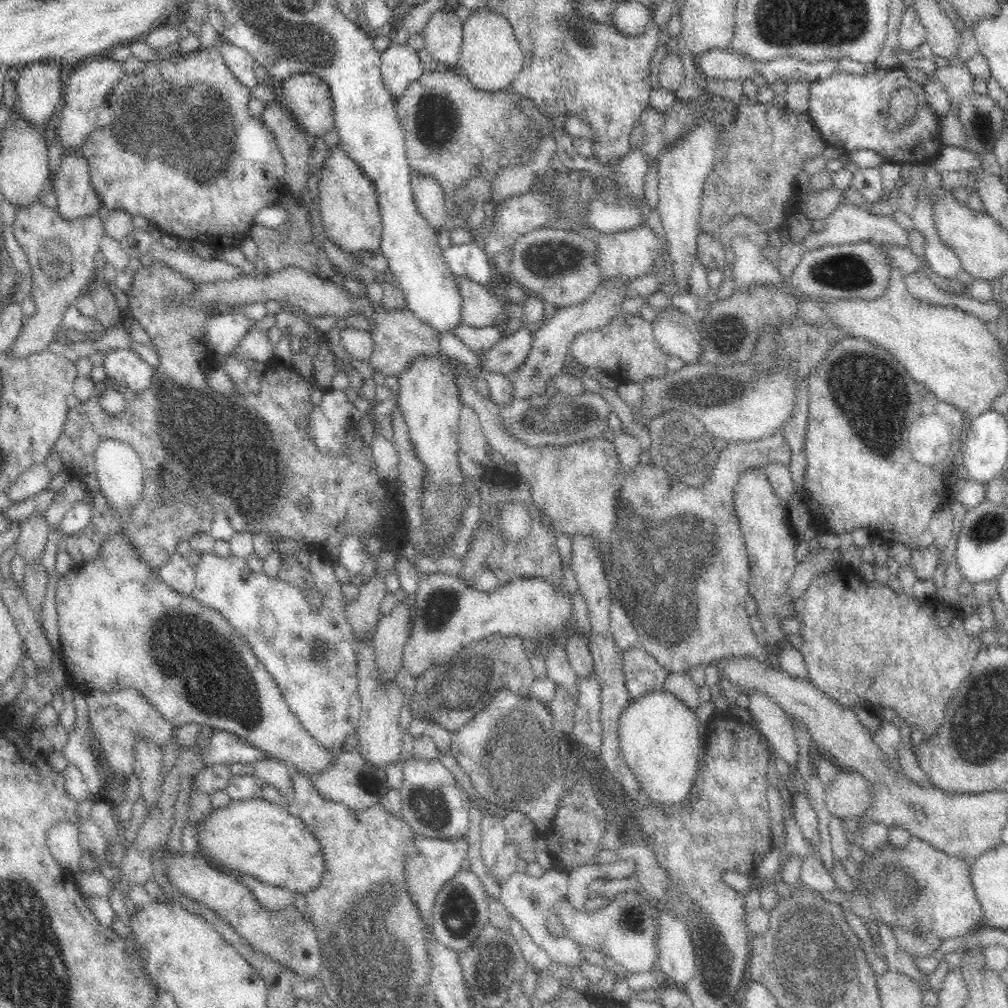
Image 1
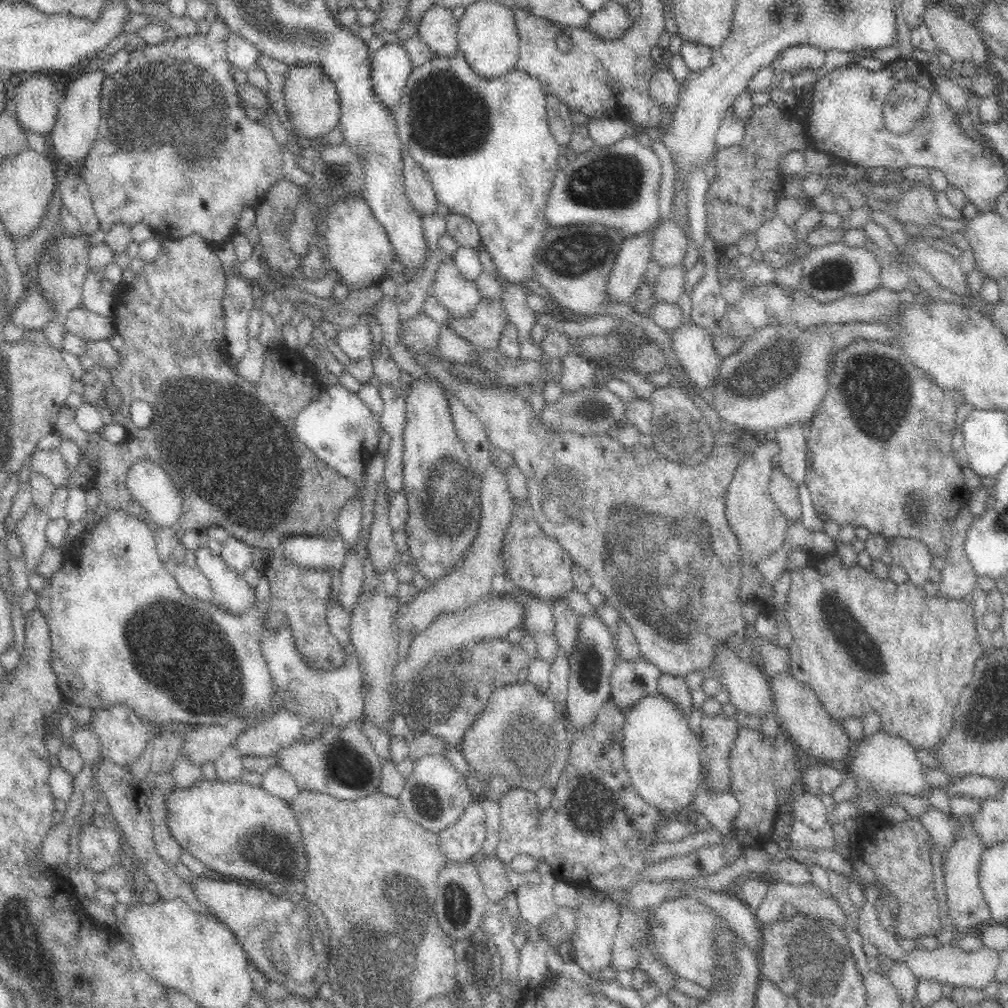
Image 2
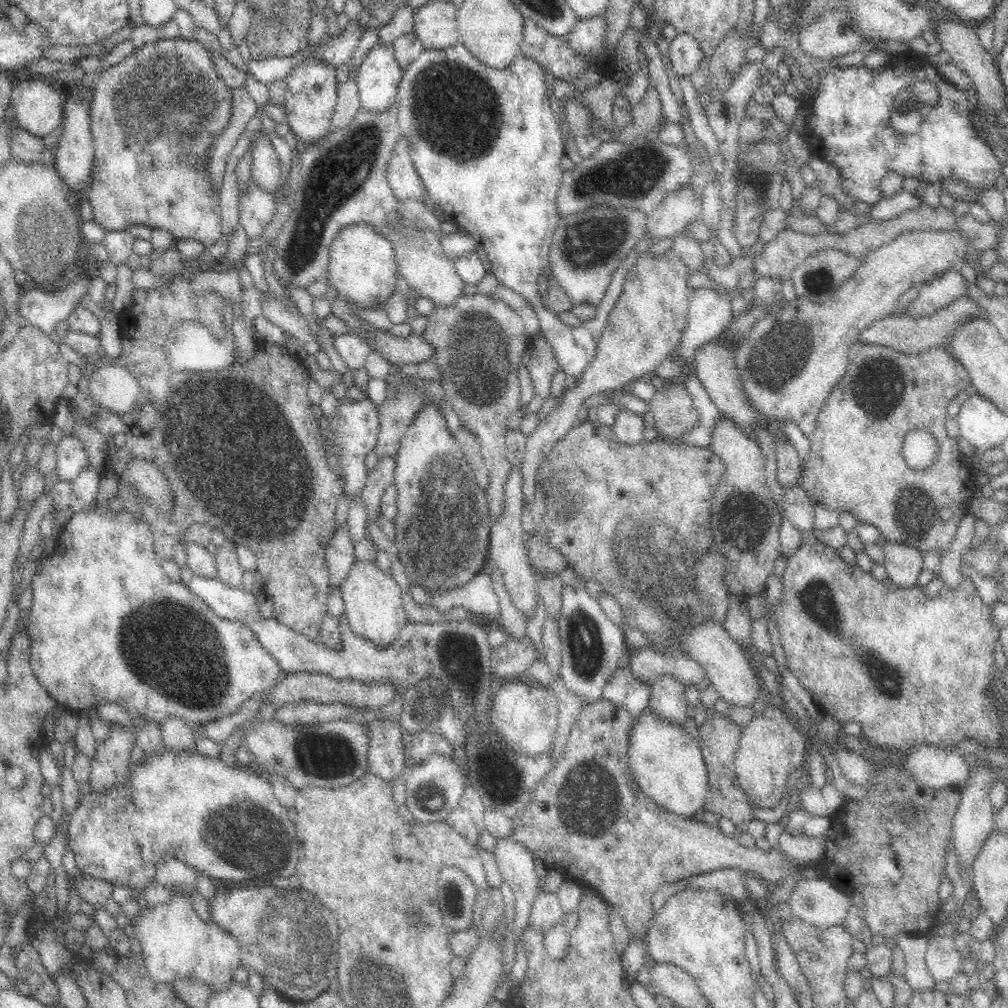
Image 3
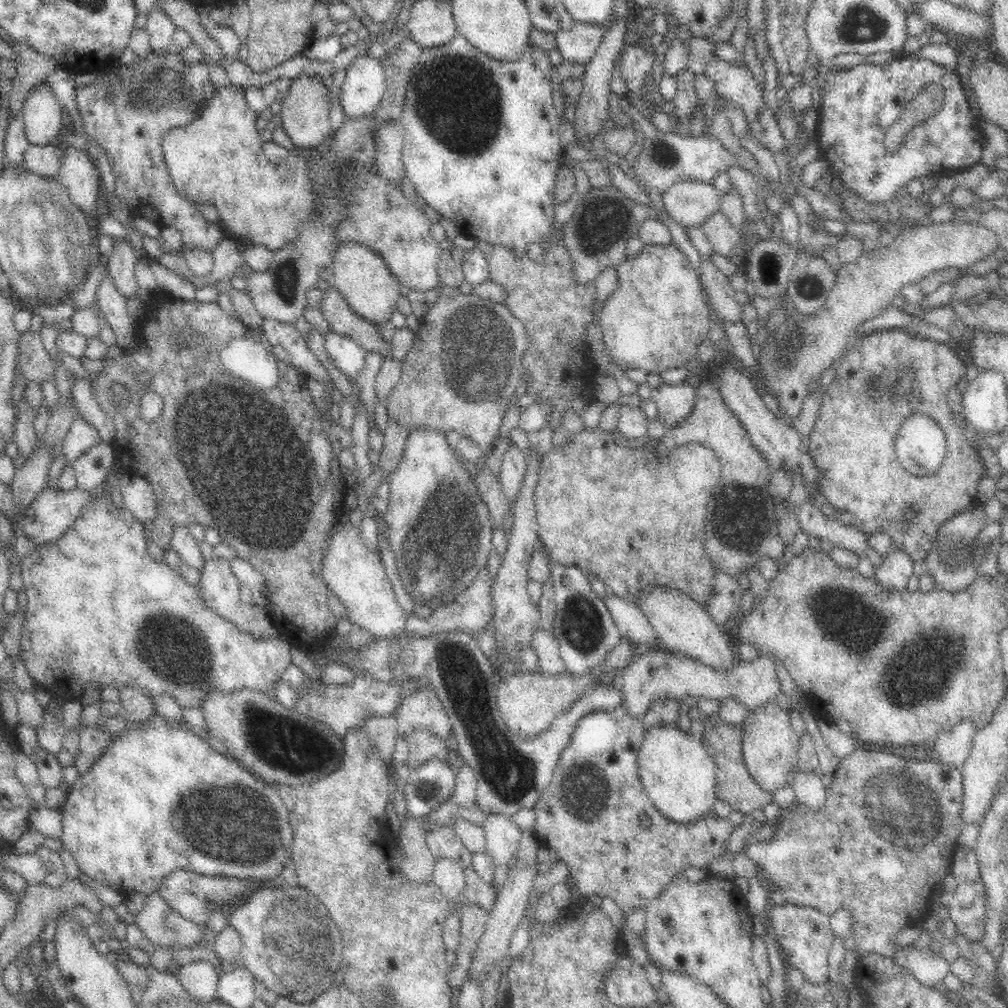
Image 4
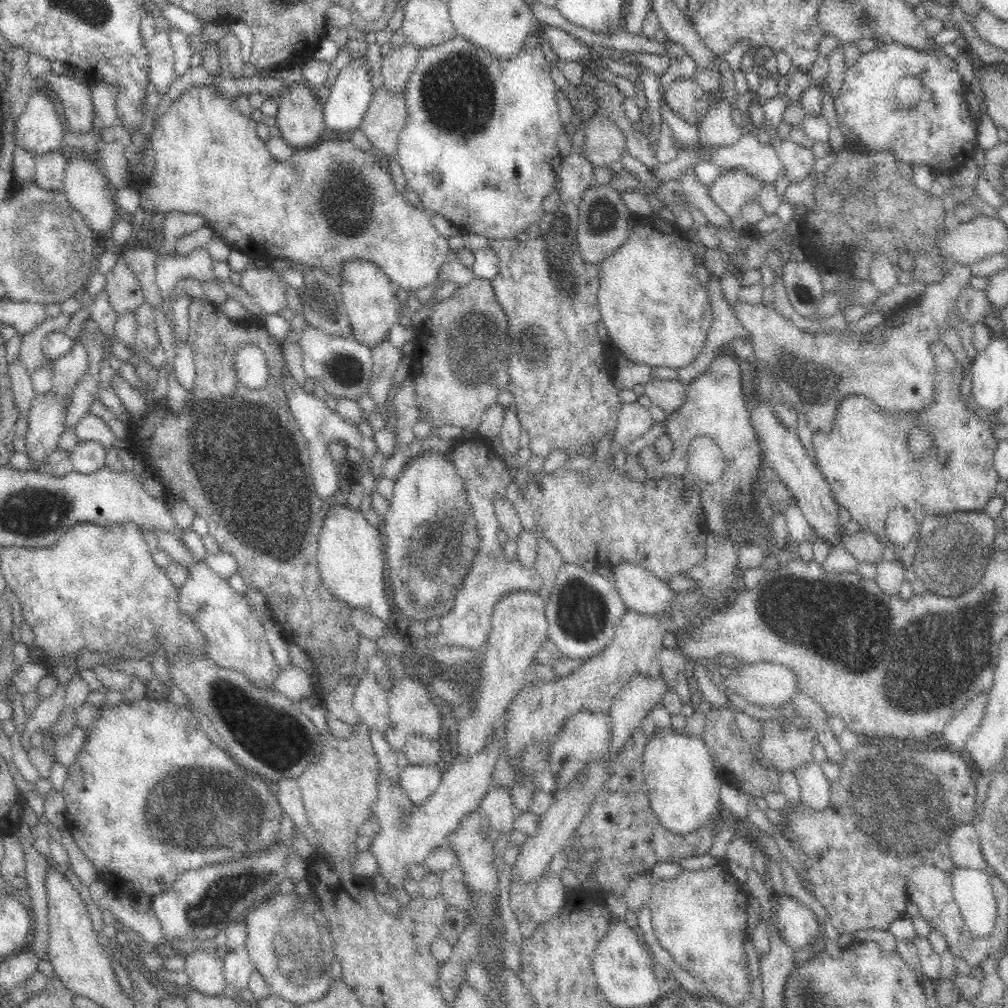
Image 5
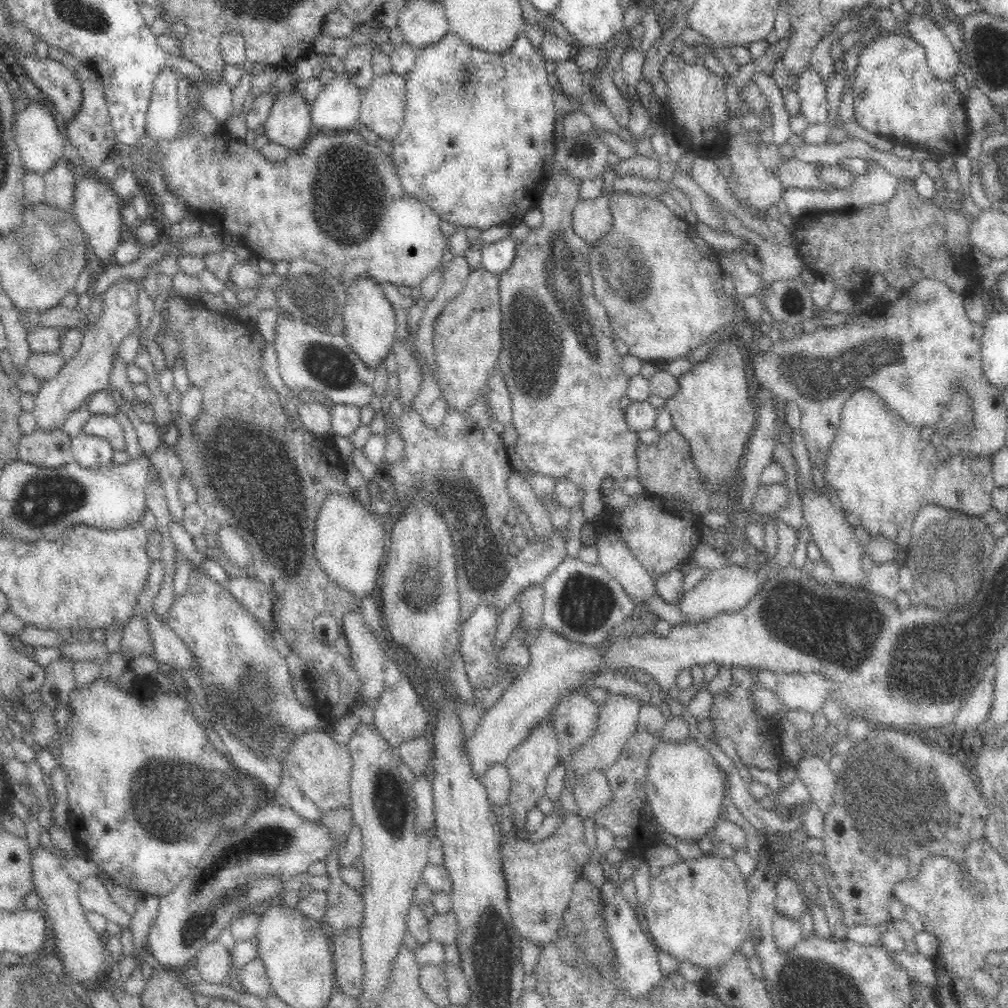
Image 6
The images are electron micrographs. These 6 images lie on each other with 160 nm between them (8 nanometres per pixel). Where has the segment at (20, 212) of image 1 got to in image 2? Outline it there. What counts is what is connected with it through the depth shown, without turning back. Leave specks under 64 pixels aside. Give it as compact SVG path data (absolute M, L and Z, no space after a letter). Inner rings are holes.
M59 226L50 233L34 263L38 270L38 287L40 287L43 298L47 300L47 304L53 312L53 318L41 331L50 341L50 345L60 351L63 350L66 320L72 310L81 307L84 282L90 272L89 254L92 243L88 237L89 235L84 234L82 230L70 234Z

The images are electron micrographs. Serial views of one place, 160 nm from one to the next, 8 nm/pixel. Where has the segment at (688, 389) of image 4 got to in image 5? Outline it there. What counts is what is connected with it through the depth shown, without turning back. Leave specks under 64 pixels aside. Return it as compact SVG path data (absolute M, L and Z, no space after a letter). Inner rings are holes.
M652 379L646 386L646 396L651 404L658 406L667 419L680 410L687 399L687 386L676 380Z

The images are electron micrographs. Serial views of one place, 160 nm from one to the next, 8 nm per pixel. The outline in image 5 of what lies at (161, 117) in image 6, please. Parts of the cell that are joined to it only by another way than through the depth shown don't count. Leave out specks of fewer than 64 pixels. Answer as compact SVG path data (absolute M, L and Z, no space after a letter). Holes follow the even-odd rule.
M156 27L152 38L145 44L150 82L161 96L169 90L171 82L176 79L169 31Z

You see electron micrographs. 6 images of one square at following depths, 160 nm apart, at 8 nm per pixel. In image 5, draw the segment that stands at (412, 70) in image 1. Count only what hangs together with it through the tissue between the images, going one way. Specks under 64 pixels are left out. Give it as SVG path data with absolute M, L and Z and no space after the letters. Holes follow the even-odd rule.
M353 57L341 70L335 84L333 86L328 85L329 96L323 103L324 122L327 128L337 132L347 132L359 128L376 90L372 86L373 75L374 72L370 69L370 63L366 57L358 57L358 60Z

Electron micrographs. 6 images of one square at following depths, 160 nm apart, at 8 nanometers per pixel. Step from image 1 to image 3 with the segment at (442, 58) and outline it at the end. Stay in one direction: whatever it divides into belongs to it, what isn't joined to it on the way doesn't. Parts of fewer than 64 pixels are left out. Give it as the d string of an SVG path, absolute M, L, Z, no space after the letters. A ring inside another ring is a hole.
M430 1L416 9L414 31L425 50L444 50L459 41L457 10L451 2Z

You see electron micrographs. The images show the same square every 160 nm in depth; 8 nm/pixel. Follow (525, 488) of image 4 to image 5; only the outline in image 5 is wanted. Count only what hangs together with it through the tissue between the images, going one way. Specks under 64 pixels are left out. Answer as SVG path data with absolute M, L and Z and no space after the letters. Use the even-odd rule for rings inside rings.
M514 590L502 594L494 604L490 622L490 634L482 649L483 663L479 666L479 695L472 716L458 726L458 753L465 762L470 762L484 749L492 722L498 717L504 717L504 710L512 696L529 679L530 662L536 657L542 642L548 638L545 606L537 593Z

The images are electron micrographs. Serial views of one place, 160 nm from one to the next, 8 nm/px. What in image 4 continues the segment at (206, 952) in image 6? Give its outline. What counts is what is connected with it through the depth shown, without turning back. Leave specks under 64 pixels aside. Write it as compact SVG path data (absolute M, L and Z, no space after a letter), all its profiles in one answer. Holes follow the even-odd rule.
M193 960L184 964L176 977L192 999L204 1002L216 999L219 976L212 964Z

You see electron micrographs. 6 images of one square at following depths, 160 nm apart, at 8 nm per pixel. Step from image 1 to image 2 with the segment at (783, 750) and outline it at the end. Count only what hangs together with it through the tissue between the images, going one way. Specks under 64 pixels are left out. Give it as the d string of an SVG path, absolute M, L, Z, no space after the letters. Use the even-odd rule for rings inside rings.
M722 647L711 668L713 676L722 678L722 688L730 692L730 702L737 710L758 715L760 718L769 714L774 715L775 707L769 681L758 665L746 664L738 657L737 651L730 651L730 649Z

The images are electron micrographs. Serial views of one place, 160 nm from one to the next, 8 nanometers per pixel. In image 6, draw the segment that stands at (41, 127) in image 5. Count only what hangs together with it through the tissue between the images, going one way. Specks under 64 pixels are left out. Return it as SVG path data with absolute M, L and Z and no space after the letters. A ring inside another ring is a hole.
M30 102L17 117L13 124L13 139L21 154L23 167L41 175L50 170L56 160L64 157L63 146L65 136L54 120L54 111L50 111L40 102Z

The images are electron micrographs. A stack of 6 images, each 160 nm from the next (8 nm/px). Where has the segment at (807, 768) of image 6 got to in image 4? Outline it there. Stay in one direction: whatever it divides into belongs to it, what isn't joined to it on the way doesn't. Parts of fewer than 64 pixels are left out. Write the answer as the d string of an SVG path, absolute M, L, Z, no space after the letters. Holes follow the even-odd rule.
M800 771L794 779L790 780L796 792L798 805L812 811L822 811L827 802L826 792L822 780L817 774L805 774Z

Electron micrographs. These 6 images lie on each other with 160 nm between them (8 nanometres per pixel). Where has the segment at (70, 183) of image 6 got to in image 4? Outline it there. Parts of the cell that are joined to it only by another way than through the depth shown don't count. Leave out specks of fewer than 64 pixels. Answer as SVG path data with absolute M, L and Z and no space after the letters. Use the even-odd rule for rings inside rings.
M29 143L24 156L22 156L21 166L31 169L31 172L39 176L53 178L58 174L60 162L62 162L62 150L56 145L36 146Z

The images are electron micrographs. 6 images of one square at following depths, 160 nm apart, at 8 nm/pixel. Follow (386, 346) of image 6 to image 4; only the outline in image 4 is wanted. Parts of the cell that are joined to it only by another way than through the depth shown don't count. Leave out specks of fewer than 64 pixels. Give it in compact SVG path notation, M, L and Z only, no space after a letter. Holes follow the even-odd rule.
M346 240L337 244L336 252L333 256L333 261L330 266L332 272L331 284L343 296L344 301L356 312L356 315L368 319L368 321L378 326L384 320L392 315L392 312L397 308L397 301L399 296L404 292L398 280L392 275L390 267L386 261L369 246L353 242L353 240Z

